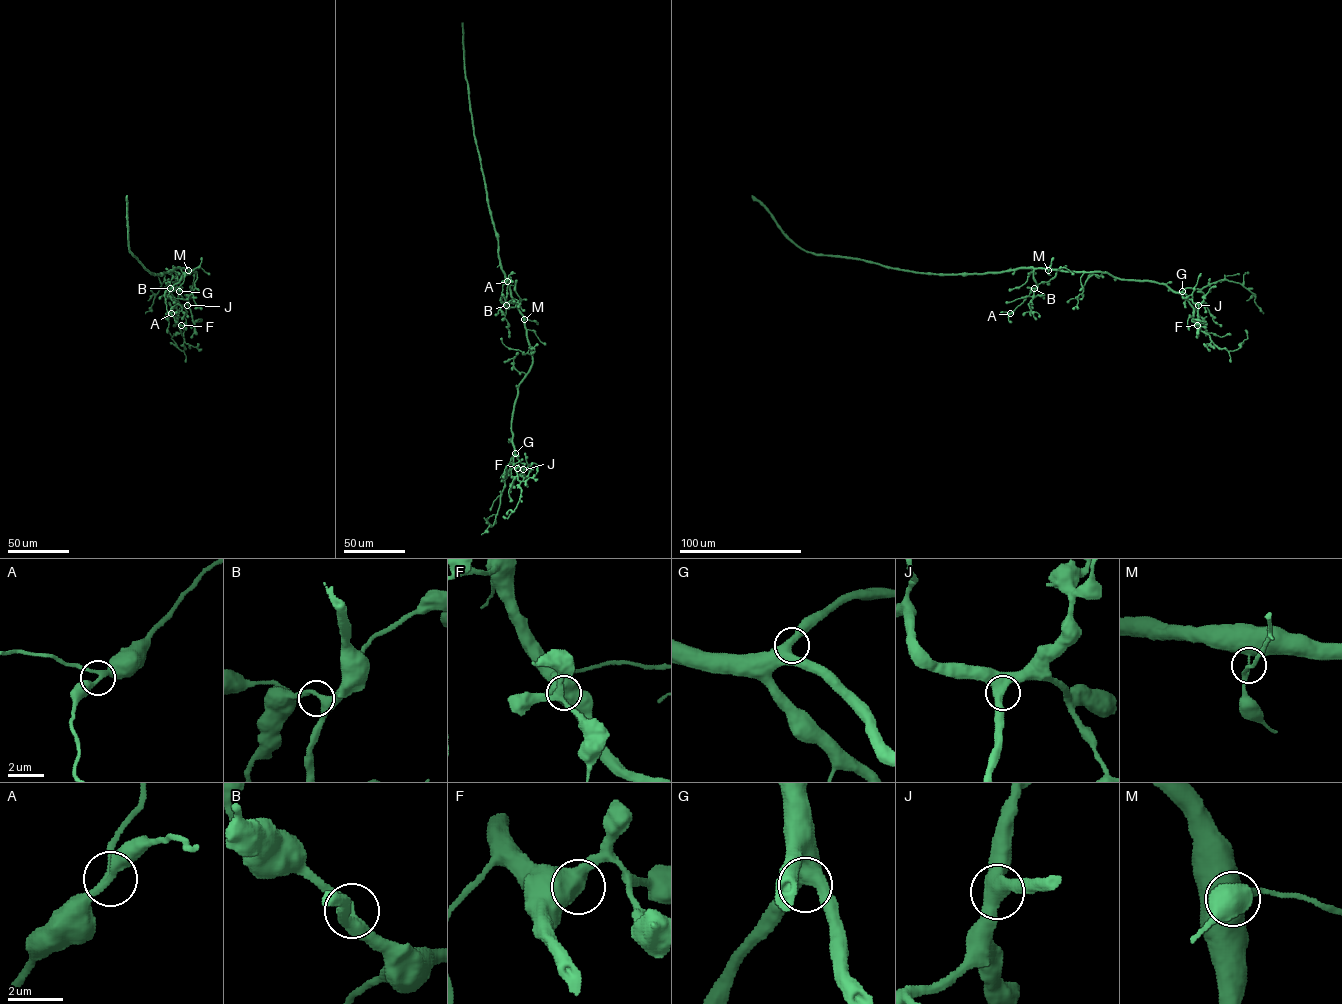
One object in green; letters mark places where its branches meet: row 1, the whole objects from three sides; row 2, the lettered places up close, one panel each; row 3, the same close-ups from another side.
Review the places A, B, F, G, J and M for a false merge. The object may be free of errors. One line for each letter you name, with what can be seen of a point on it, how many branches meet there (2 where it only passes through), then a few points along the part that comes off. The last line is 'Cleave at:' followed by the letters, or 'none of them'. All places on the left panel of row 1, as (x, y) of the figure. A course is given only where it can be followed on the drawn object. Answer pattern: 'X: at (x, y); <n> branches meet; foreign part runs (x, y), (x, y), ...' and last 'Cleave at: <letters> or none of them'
Cleave at: none of them

